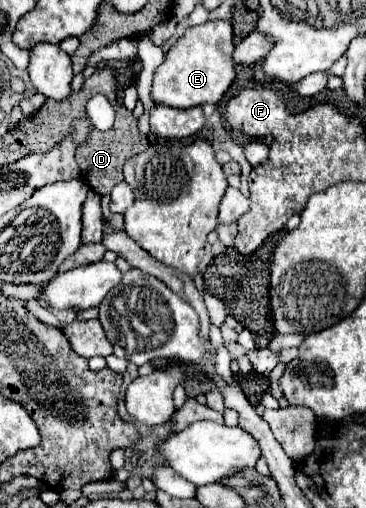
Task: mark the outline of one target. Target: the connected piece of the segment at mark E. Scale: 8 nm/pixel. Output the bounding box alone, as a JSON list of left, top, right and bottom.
[152,20,234,108]

